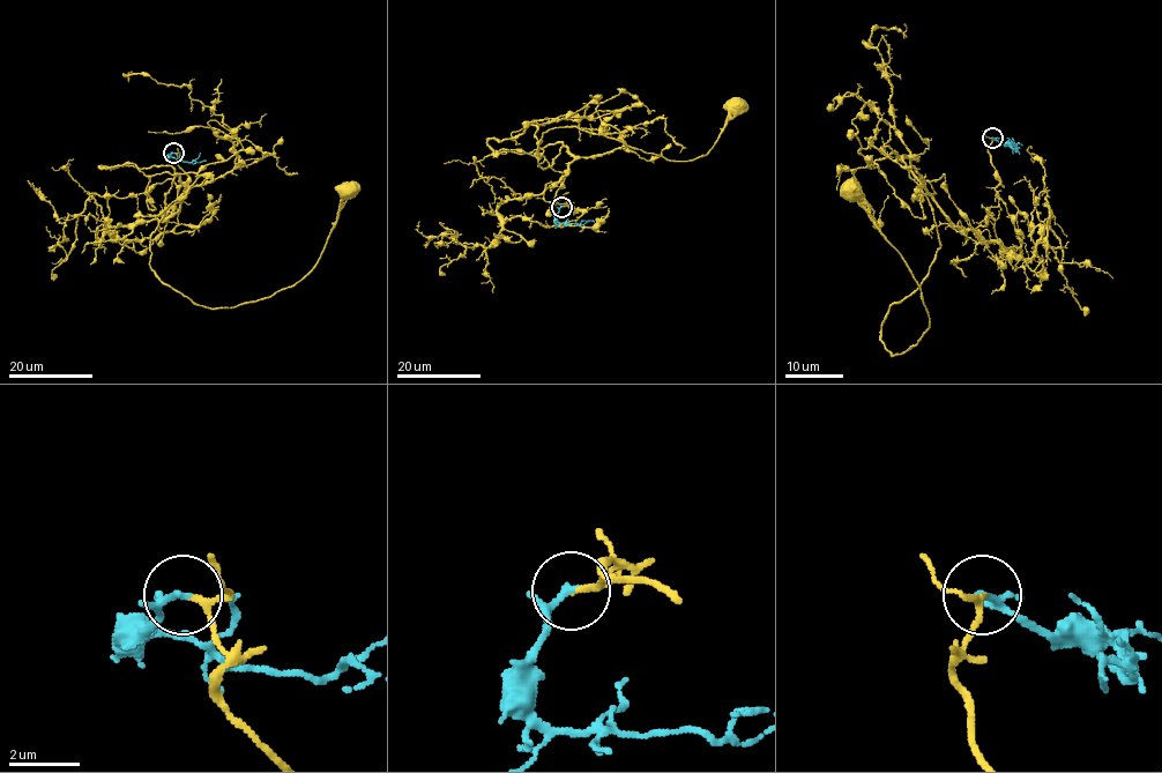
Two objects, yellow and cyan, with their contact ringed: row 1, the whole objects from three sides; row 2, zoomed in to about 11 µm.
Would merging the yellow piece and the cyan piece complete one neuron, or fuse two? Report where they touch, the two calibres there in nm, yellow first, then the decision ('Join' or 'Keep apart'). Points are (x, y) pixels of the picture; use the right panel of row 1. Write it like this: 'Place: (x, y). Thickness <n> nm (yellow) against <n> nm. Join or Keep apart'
Place: (992, 138). Thickness 130 nm (yellow) against 120 nm. Join

